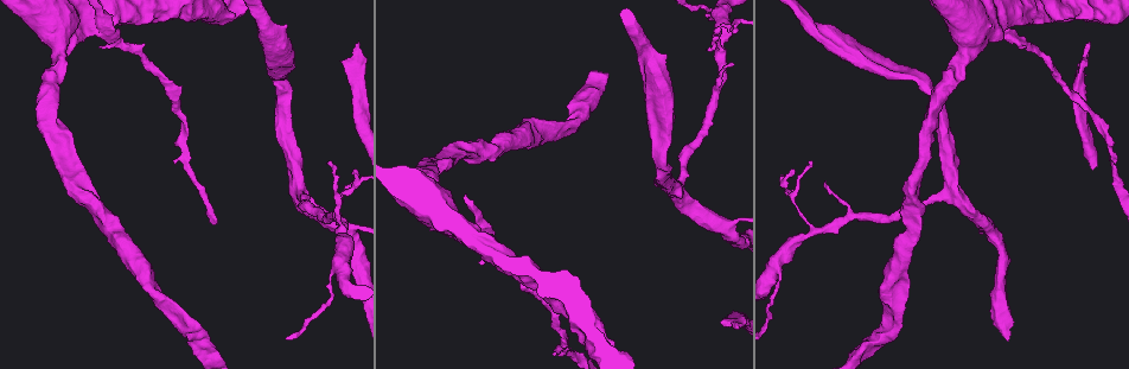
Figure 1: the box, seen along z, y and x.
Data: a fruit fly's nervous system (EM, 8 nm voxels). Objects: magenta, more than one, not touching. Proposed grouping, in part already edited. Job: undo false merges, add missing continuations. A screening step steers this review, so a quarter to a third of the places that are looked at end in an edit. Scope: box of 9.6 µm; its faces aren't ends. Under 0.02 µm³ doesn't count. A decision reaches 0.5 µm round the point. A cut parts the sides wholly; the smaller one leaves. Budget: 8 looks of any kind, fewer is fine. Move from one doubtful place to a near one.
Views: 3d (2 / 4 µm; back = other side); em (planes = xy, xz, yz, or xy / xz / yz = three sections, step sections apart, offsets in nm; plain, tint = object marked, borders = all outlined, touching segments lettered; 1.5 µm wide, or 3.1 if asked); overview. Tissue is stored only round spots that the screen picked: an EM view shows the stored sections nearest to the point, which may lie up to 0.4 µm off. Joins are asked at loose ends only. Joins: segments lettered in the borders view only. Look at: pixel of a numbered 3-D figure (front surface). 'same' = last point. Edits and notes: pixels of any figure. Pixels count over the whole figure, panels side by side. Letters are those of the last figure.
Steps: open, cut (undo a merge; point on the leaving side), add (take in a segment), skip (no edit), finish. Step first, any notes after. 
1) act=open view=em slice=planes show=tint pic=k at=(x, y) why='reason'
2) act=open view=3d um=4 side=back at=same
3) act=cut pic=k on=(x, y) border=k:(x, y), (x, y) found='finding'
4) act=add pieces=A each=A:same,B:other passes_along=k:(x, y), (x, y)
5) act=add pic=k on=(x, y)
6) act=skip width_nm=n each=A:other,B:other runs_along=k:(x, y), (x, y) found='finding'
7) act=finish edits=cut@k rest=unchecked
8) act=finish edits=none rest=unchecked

act=open view=3d um=4 side=back pic=1 at=(547, 301) why='free end'

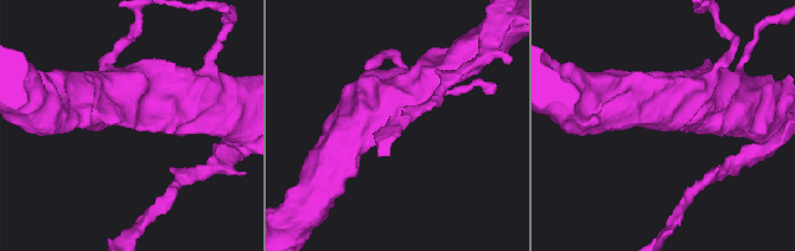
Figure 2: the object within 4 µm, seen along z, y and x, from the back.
act=open view=em slice=xy step=4 show=plain pic=2 at=(132, 126)

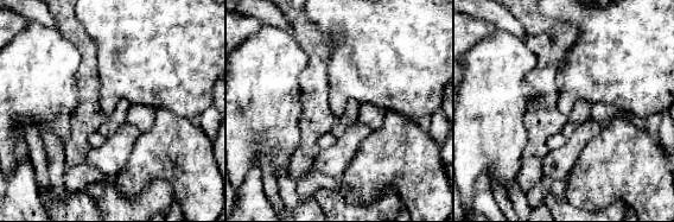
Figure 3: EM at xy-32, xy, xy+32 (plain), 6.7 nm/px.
act=open view=em slice=xy step=4 show=borders at=same

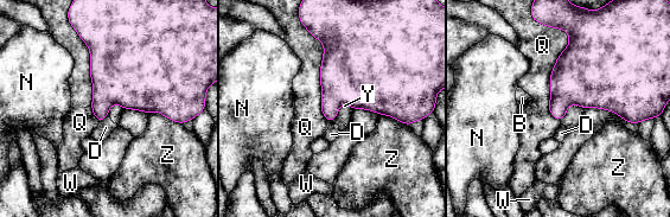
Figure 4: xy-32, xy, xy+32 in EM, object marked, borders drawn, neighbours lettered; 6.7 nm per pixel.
act=skip longest_contact=Q:600nm each=B:other,D:other,N:other,Q:other,W:other,Y:other,Z:other border=4:(585, 108), (570, 104), (560, 120) found='none of them fits'

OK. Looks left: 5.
act=open view=3d um=2 pic=1 at=(343, 61) why='branch stops here'

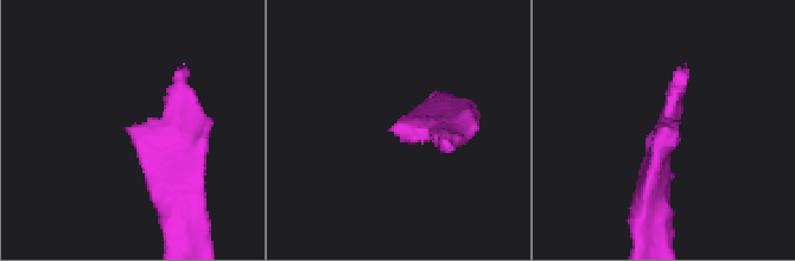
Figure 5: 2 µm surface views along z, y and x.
act=open view=em slice=xz step=4 show=borders pic=5 at=(392, 129) why='need the tissue'

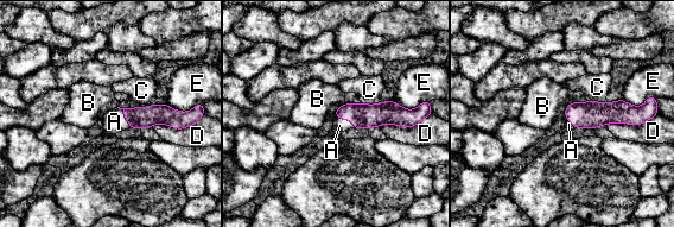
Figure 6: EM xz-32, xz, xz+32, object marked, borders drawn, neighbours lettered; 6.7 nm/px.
act=add pieces=A longest_contact=D:280nm each=A:same,B:other,C:other,D:other,E:other found='it goes on there'

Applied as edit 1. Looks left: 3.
act=open view=em slice=yz step=8 show=borders pic=1 at=(711, 51) why='tapers out'

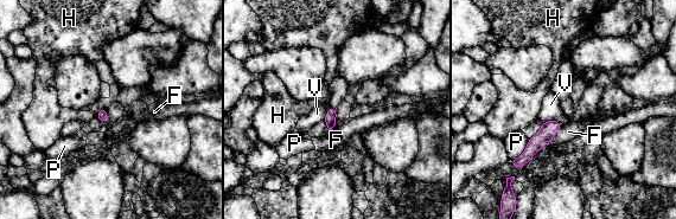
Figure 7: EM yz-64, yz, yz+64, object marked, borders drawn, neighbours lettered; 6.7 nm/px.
act=skip each=F:other,H:other,P:other,V:other runs_along=7:(554, 123), (521, 162) found='no lettered segment goes on from it'

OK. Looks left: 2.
act=finish edits=add@6 rest=unchecked

